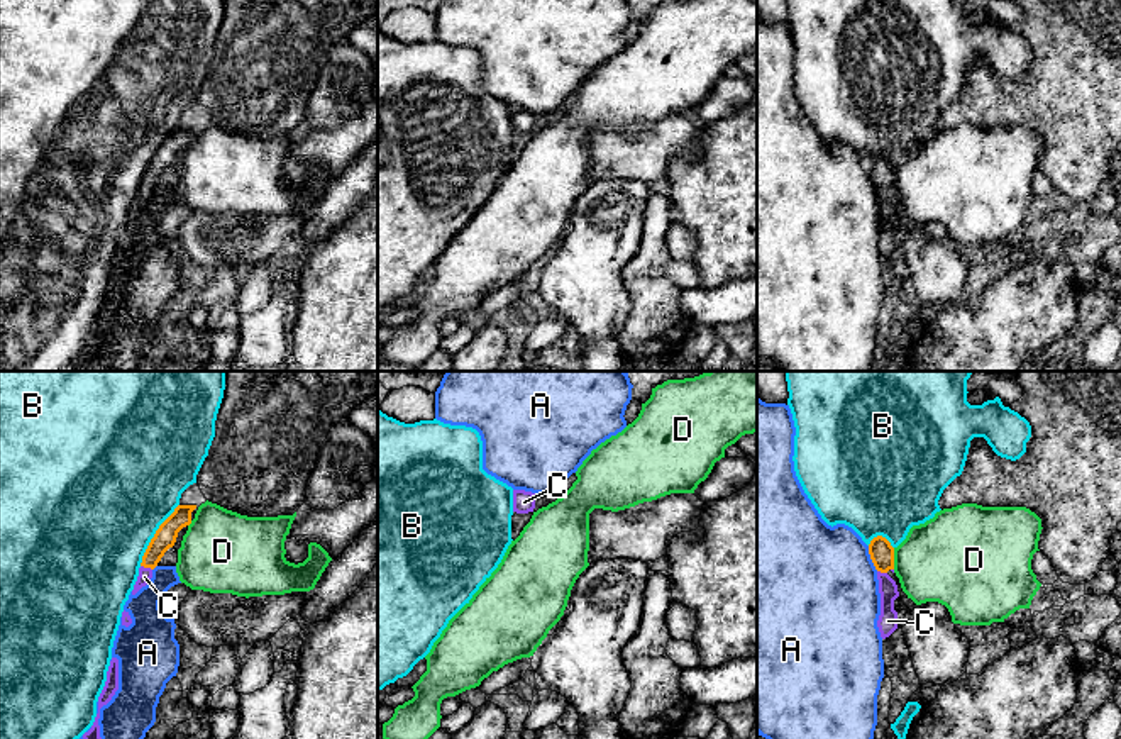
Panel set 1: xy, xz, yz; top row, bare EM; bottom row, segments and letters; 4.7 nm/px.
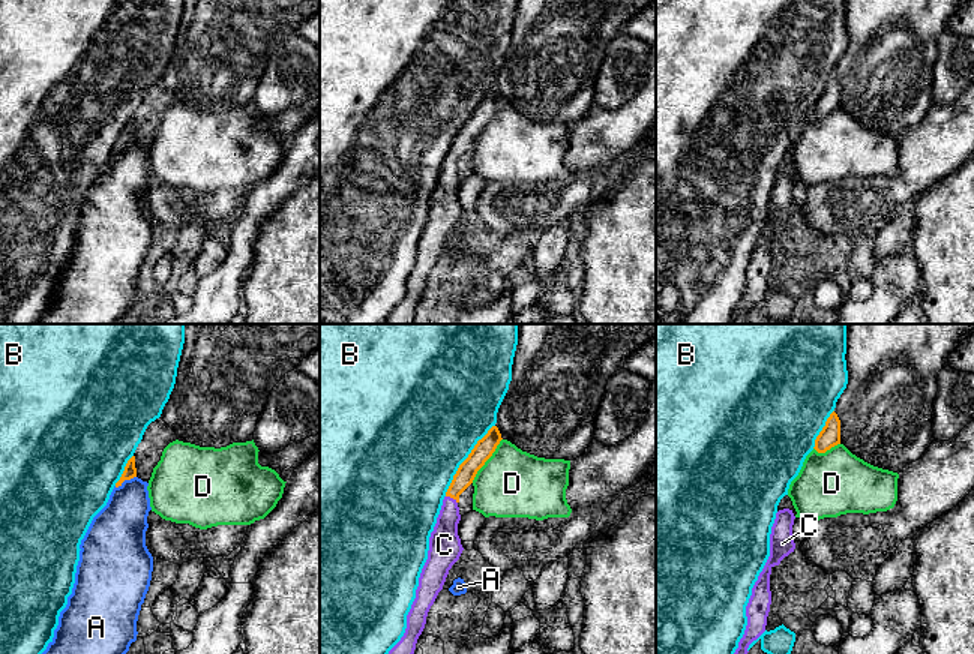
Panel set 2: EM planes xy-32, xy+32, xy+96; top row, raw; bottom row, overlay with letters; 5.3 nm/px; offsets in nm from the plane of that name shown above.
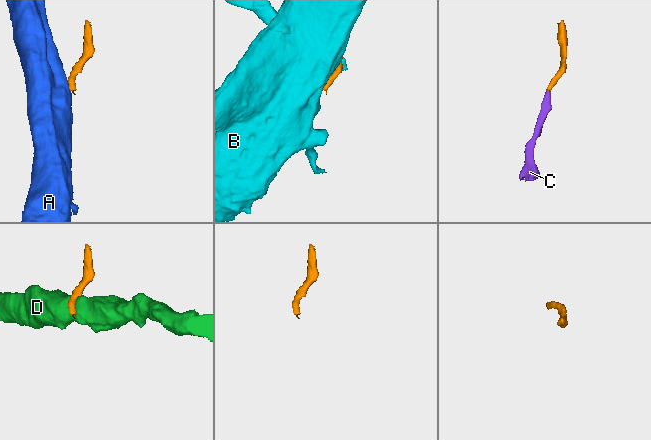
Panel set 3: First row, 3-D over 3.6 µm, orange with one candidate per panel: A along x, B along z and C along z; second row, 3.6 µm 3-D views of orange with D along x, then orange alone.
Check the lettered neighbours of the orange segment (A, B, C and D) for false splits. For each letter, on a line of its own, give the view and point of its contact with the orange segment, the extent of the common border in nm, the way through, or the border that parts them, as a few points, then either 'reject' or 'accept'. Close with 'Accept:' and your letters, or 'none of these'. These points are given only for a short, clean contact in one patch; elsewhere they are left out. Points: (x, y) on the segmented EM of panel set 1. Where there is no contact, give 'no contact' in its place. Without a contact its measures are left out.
A: yz (871, 558) | 130 nm | along yz (867, 546), (869, 558), (878, 570) | reject
B: xy (154, 534) | 340 nm | reject
C: xy (146, 566) | 60 nm | across xy (165, 538), (146, 566), (144, 577) | accept
D: yz (893, 558) | 100 nm | along yz (893, 548), (894, 568) | reject
Accept: C

